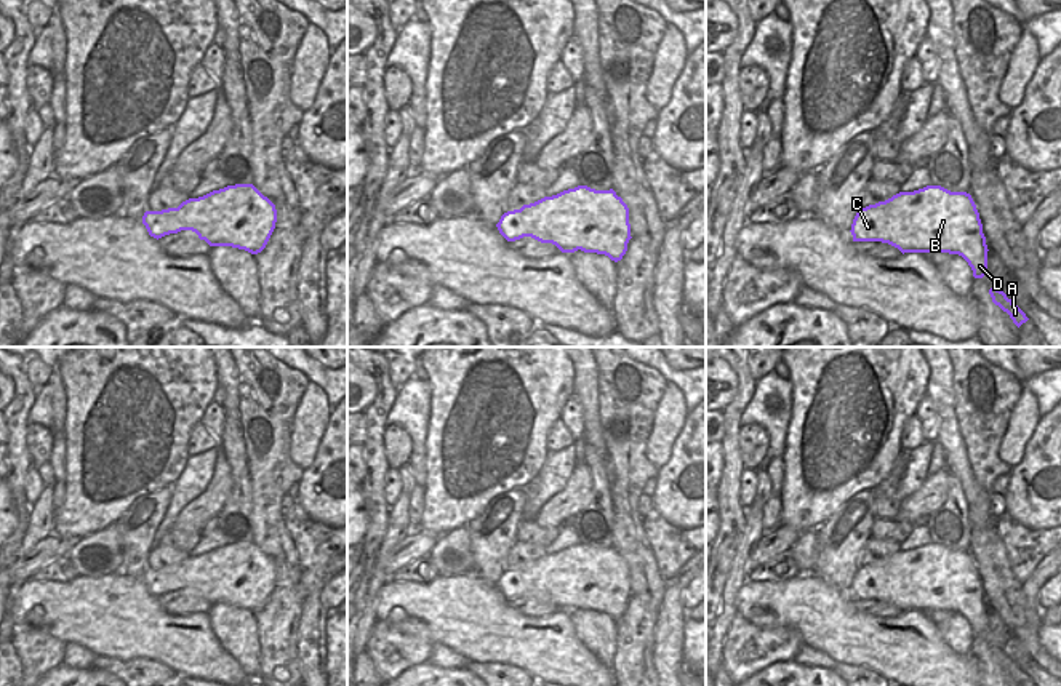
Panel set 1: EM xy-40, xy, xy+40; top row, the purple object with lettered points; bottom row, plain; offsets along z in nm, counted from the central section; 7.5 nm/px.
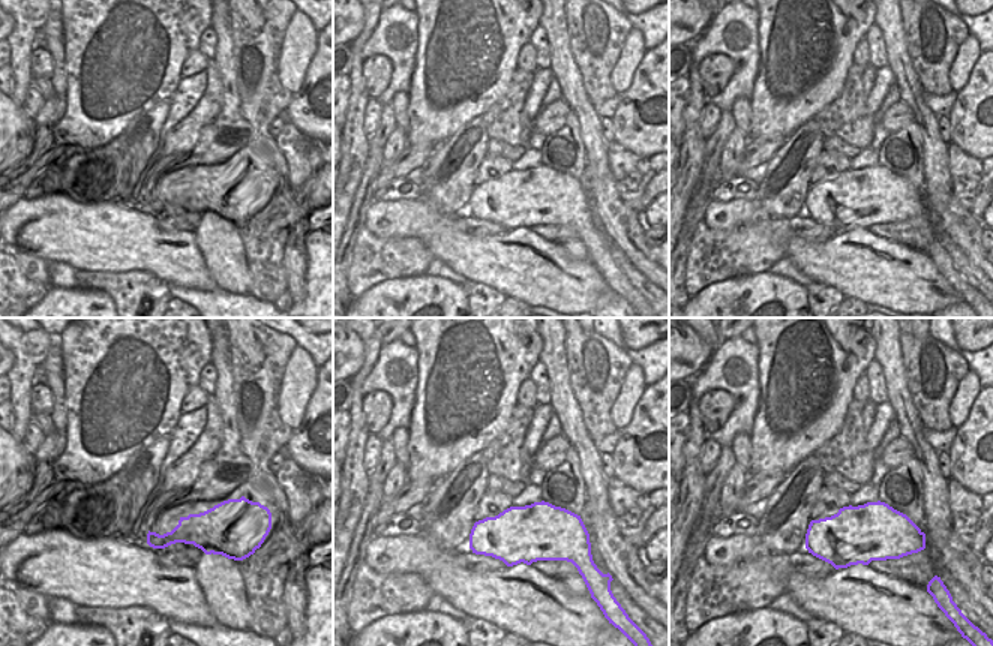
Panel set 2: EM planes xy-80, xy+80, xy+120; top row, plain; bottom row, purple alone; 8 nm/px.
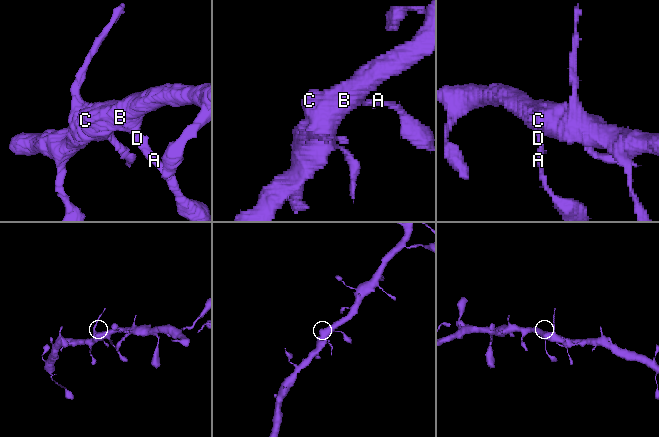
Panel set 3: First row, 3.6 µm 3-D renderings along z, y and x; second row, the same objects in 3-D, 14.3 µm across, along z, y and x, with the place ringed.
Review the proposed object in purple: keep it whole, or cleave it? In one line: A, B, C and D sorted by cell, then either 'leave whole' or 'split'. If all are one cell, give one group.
A B C D | leave whole

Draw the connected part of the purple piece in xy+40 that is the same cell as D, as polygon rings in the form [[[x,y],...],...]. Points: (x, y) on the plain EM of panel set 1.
[[[927,544],[861,566],[851,582],[853,600],[882,600],[904,611],[962,614],[975,636],[987,632],[987,603],[970,552]]]

